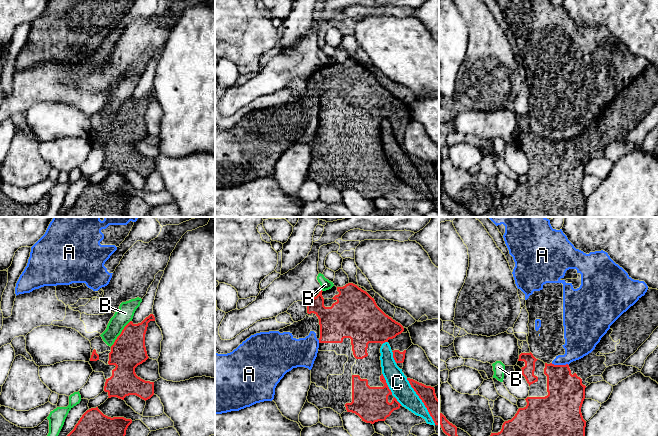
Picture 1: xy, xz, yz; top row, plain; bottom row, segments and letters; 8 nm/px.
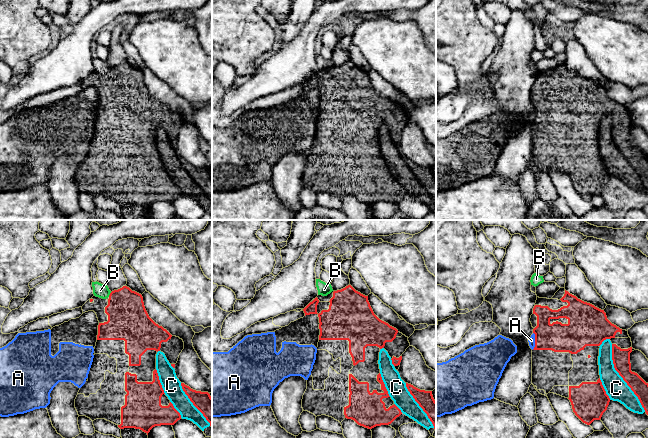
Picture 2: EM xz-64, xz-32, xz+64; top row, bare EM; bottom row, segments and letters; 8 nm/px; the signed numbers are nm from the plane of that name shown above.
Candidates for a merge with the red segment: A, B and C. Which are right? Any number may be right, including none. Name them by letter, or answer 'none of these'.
none of these

